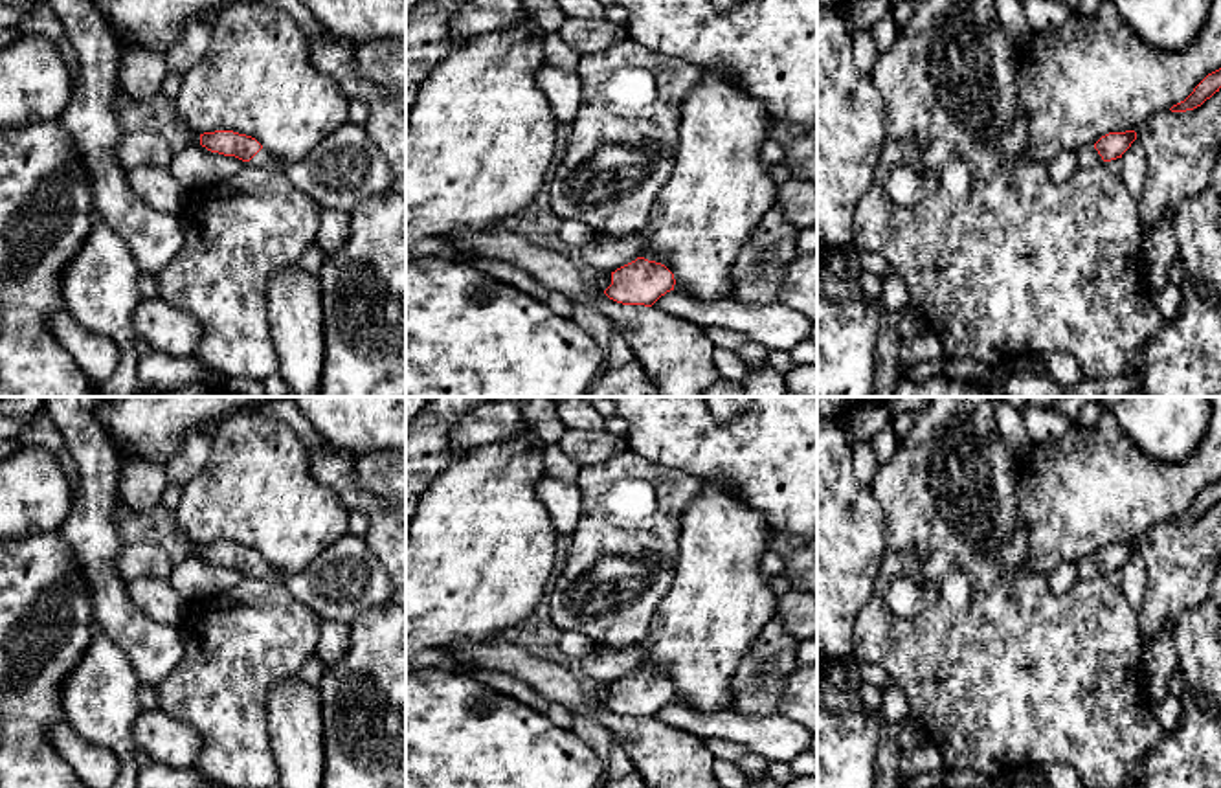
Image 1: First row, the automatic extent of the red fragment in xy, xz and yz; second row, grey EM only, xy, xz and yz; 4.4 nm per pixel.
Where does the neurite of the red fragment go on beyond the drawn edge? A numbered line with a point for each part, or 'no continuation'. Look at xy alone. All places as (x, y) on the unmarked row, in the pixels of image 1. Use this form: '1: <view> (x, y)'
1: xy (263, 570)

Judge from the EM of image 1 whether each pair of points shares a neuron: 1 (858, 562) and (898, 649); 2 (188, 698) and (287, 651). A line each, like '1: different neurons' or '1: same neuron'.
1: different neurons
2: same neuron

